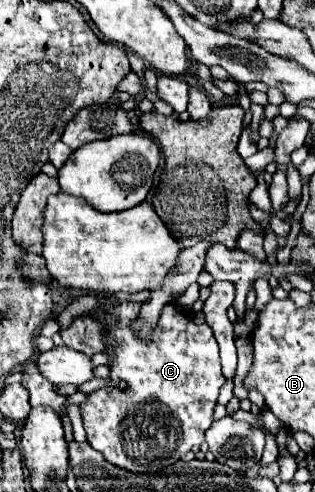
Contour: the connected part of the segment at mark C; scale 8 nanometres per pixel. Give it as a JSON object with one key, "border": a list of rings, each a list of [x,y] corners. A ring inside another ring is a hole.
{"border":[[[121,302],[107,304],[105,308],[95,312],[95,316],[101,318],[101,322],[107,326],[105,342],[111,348],[109,378],[113,384],[89,394],[89,400],[79,406],[87,432],[87,442],[95,450],[99,450],[105,460],[131,472],[149,474],[175,464],[185,452],[197,450],[203,444],[203,434],[213,422],[213,408],[217,404],[219,388],[225,384],[225,376],[221,372],[219,362],[219,344],[207,324],[191,322],[187,314],[177,312],[173,304],[169,304],[163,308],[161,320],[151,336],[151,342],[145,342],[133,336],[133,330],[129,328],[131,320],[137,318],[139,306],[139,302]],[[117,380],[125,382],[125,390],[117,388]]]}

